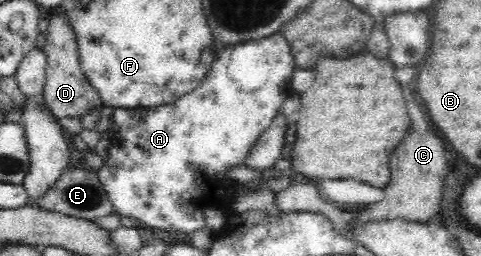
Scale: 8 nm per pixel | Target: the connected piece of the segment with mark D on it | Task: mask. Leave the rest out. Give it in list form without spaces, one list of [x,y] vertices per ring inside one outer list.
[[[59,16],[51,18],[45,37],[47,39],[44,45],[44,54],[47,58],[47,66],[41,98],[45,105],[57,119],[83,117],[90,110],[102,108],[103,101],[99,93],[92,88],[87,77],[84,76],[84,72],[81,70],[79,52],[77,51],[77,40],[74,32],[70,29],[69,23],[65,19],[59,18]]]

